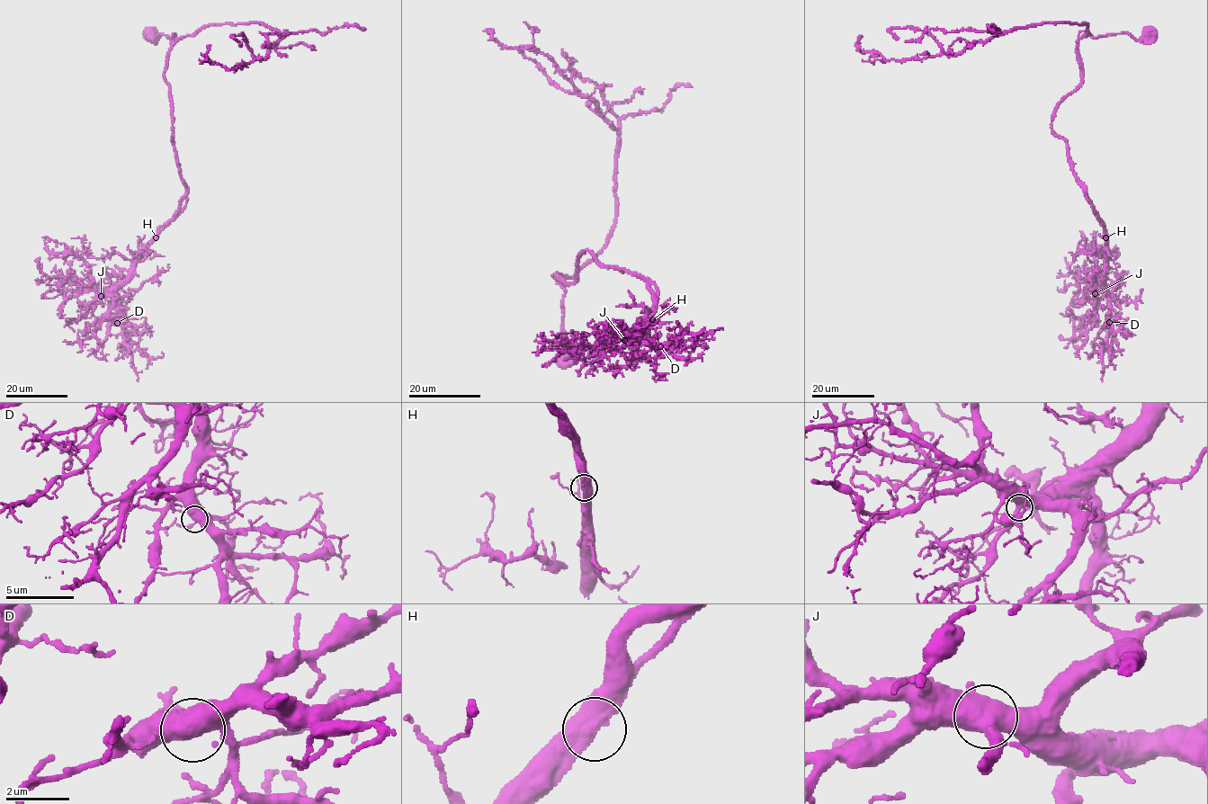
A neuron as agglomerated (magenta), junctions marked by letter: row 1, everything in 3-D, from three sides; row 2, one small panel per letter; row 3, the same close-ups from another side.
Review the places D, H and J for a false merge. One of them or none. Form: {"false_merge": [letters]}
{"false_merge": []}

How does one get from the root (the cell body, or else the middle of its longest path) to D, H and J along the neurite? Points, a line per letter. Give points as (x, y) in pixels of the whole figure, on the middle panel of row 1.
D: (565, 359), (566, 290), (552, 275), (575, 281), (585, 251), (650, 281), (656, 301), (642, 342), (660, 346)
H: (565, 359), (566, 290), (552, 275), (575, 281), (585, 251), (602, 264), (650, 281), (652, 320)
J: (565, 359), (566, 290), (552, 275), (575, 281), (585, 251), (650, 281), (648, 330), (624, 340)

